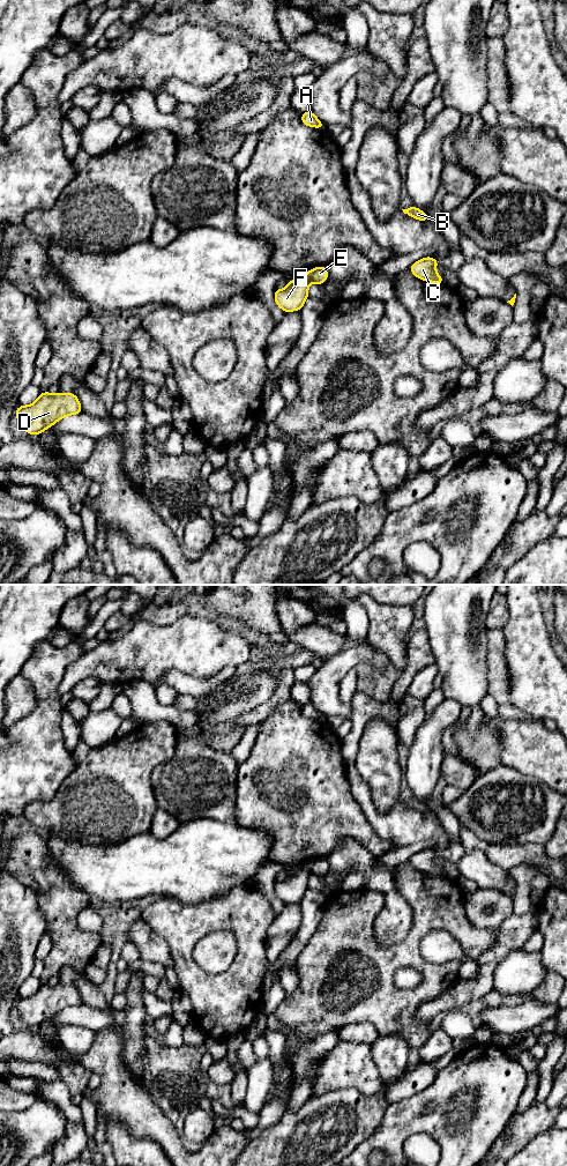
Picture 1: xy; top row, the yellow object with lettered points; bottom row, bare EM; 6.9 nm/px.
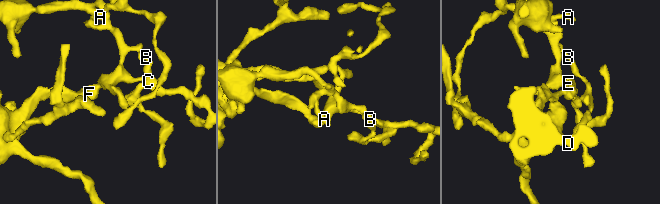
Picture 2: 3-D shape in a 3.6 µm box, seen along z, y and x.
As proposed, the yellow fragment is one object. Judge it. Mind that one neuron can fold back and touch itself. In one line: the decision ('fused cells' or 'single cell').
fused cells

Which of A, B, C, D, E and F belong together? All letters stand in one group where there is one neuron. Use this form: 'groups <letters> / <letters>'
groups A B C E / D F

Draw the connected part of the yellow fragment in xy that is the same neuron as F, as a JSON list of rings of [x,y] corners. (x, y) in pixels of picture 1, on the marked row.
[[[307,274],[297,280],[288,282],[282,289],[275,289],[275,302],[284,312],[300,311],[305,300],[308,298],[308,285],[311,283]]]

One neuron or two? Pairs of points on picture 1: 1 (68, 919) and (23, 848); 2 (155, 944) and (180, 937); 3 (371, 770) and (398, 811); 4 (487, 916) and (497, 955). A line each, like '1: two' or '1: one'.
1: one
2: two
3: two
4: two

